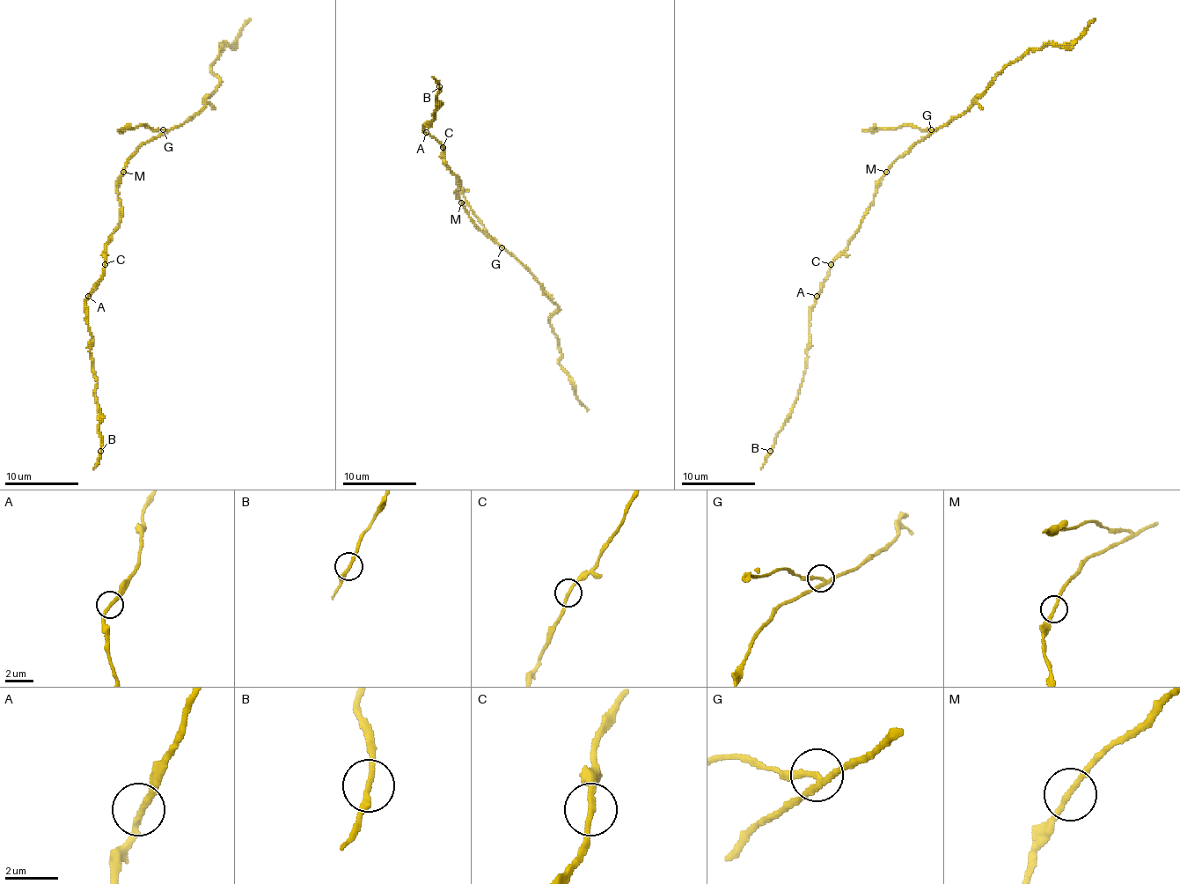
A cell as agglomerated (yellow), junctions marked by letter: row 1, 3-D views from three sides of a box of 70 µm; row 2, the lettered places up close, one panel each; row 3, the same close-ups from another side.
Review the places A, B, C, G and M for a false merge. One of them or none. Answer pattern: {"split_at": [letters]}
{"split_at": ["G"]}

